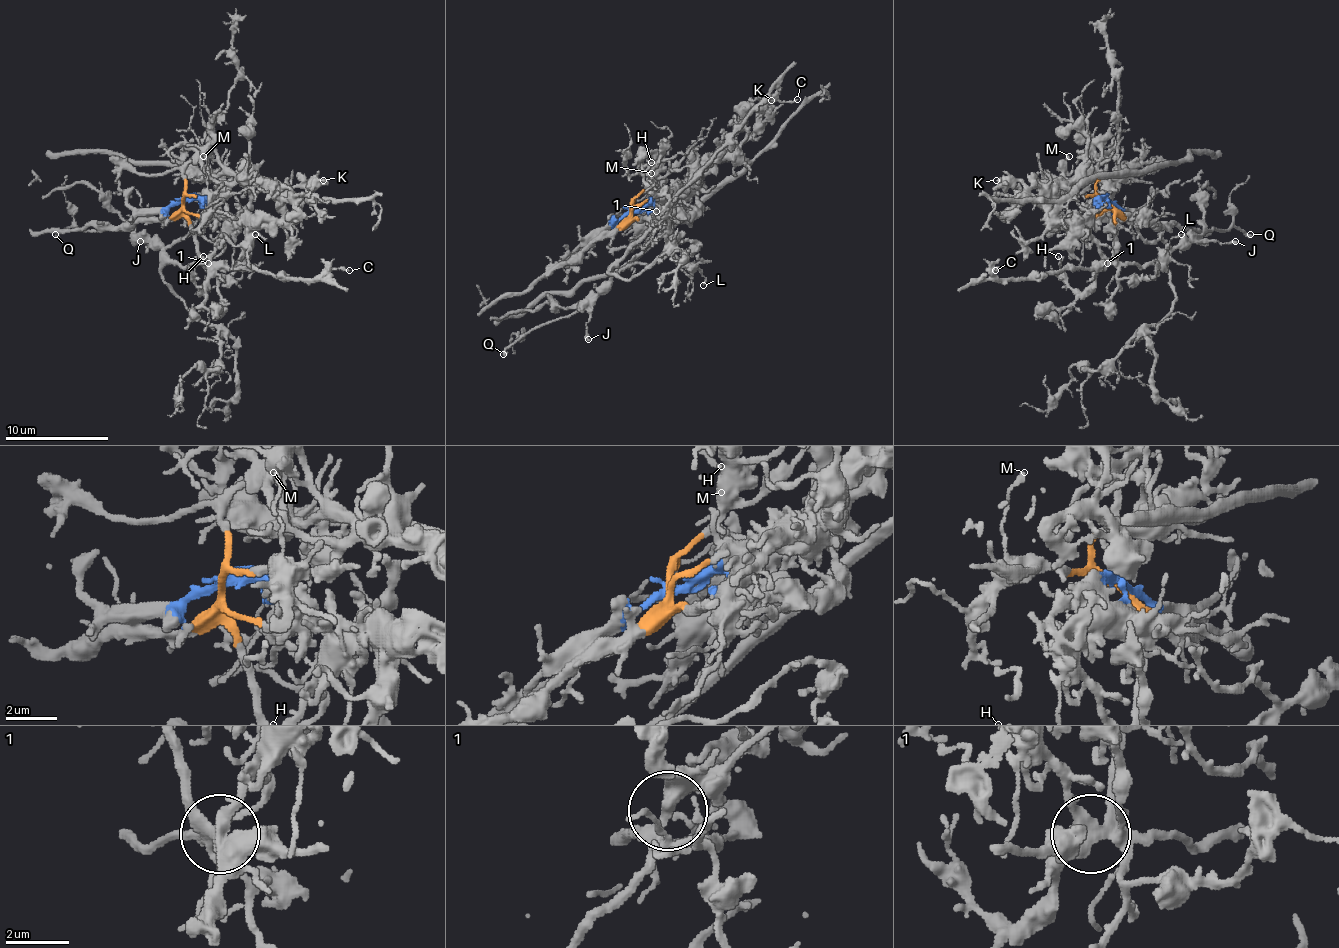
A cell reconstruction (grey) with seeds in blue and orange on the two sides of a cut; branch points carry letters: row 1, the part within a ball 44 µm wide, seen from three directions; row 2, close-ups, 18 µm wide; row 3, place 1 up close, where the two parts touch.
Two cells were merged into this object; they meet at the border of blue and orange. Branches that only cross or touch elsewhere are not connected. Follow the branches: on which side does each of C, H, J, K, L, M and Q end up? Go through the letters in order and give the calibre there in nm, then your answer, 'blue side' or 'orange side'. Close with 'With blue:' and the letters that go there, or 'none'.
C: 160 nm | orange side
H: 150 nm | orange side
J: 220 nm | orange side
K: 360 nm | blue side
L: 130 nm | orange side
M: 160 nm | orange side
Q: 220 nm | orange side
With blue: K

